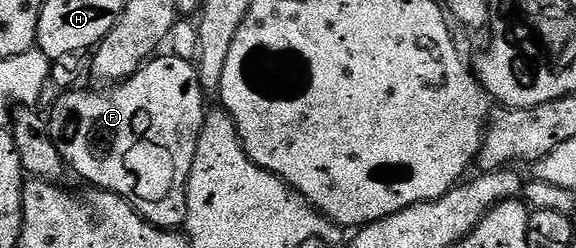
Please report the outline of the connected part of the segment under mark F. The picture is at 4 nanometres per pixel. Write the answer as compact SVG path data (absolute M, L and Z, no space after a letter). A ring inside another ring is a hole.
M155 56L146 63L142 69L138 70L132 77L124 82L111 85L109 88L98 88L102 90L86 90L87 88L75 88L55 97L53 105L49 107L48 121L50 123L50 135L60 152L60 156L67 162L69 169L74 170L86 182L91 182L91 187L99 190L108 190L112 194L119 194L125 198L134 211L139 216L151 222L153 226L158 226L164 231L170 232L181 227L186 220L186 185L192 172L192 160L196 156L196 144L200 140L200 132L206 123L208 105L206 106L207 91L202 88L202 81L198 79L198 67L191 59L169 56L162 58Z

